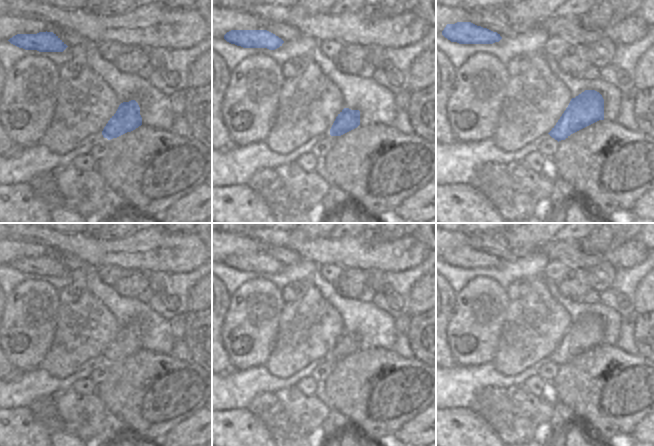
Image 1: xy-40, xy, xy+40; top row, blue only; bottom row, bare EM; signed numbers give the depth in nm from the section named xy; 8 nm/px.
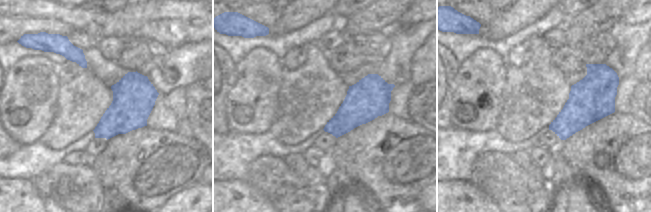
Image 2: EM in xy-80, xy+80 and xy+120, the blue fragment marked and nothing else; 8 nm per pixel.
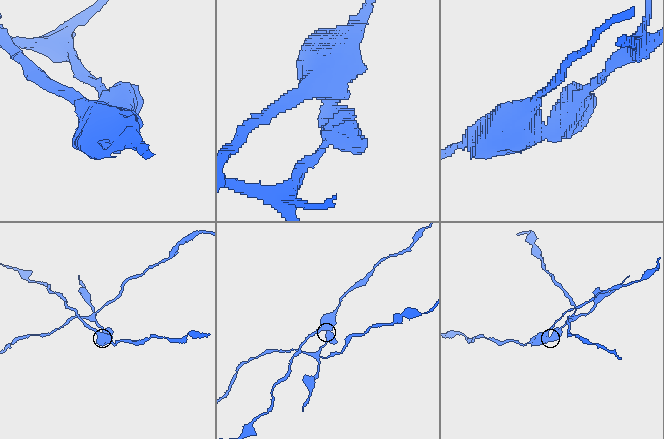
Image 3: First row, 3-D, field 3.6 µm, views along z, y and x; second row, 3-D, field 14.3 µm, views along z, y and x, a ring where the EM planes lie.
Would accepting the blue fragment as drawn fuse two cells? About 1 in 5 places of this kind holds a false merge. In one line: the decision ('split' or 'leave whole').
split

